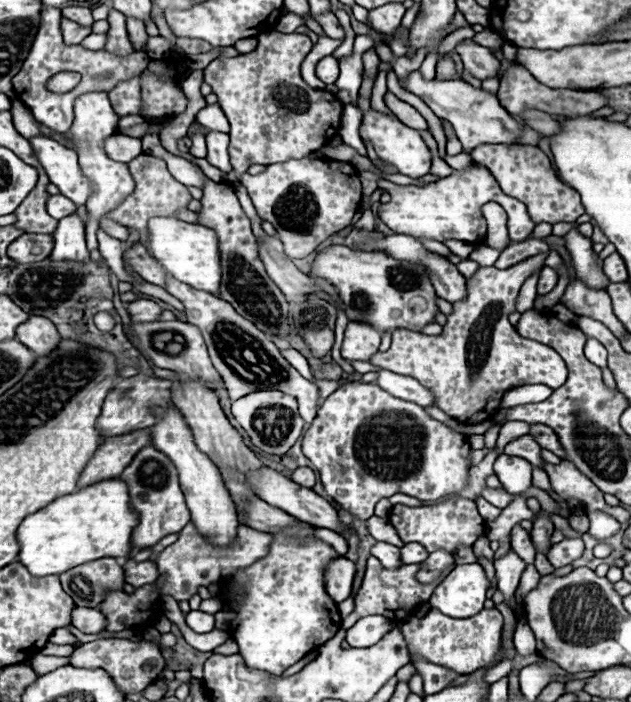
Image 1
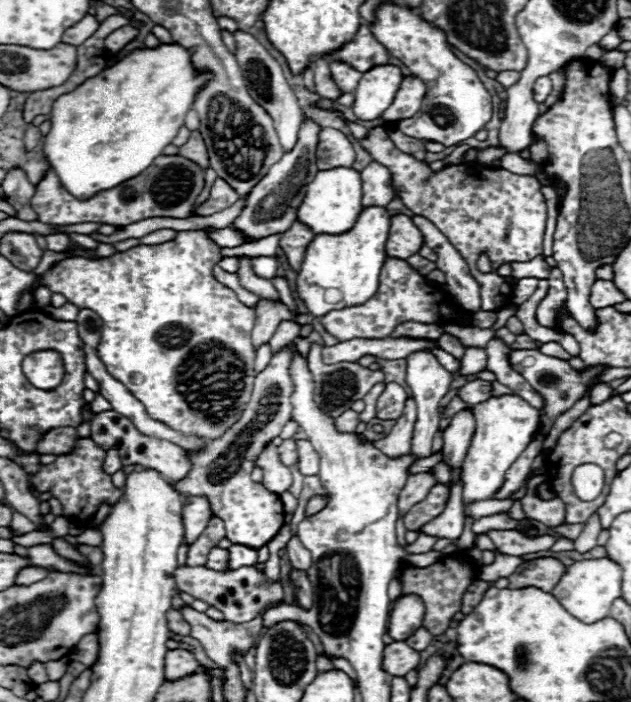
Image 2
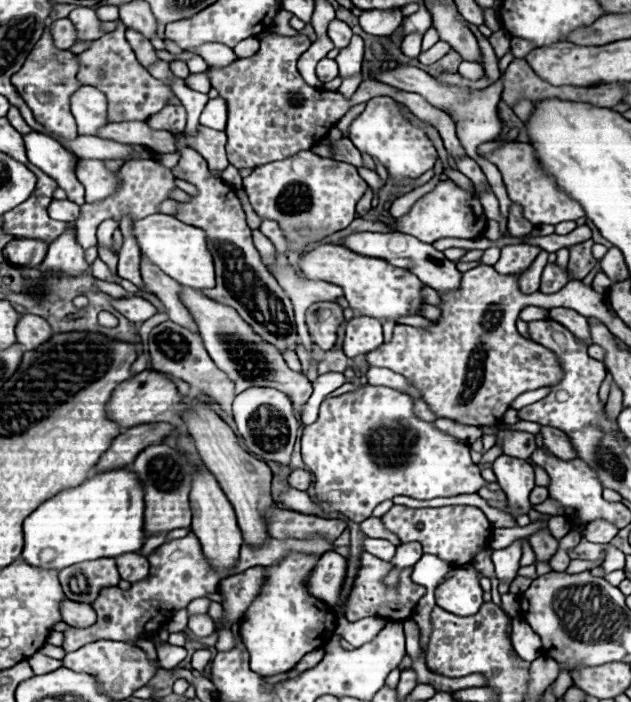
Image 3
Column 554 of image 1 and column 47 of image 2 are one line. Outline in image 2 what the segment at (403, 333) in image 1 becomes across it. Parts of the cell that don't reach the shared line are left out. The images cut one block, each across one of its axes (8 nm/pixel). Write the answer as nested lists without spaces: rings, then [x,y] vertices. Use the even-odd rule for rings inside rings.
[[[52,350],[26,356],[22,362],[22,370],[36,388],[44,388],[44,390],[58,386],[64,376],[62,358],[60,358],[60,354],[56,354]]]

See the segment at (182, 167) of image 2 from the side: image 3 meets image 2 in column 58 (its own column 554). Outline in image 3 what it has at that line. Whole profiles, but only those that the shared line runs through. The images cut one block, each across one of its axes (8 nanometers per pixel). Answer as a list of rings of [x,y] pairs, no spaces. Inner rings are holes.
[[[524,142],[504,144],[498,150],[494,150],[492,154],[488,154],[486,160],[490,160],[492,164],[498,166],[510,200],[522,208],[524,218],[530,220],[534,226],[558,224],[558,222],[566,222],[566,220],[578,220],[584,216],[582,206],[576,204],[572,198],[568,198],[566,192],[558,190],[556,182],[544,174],[542,166],[534,154],[534,148],[530,144],[524,144]]]

